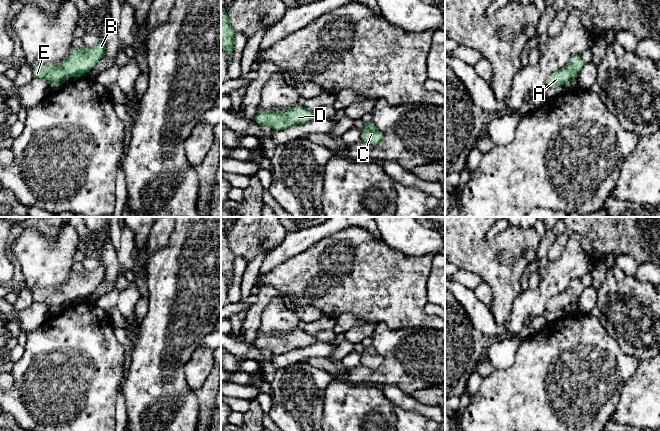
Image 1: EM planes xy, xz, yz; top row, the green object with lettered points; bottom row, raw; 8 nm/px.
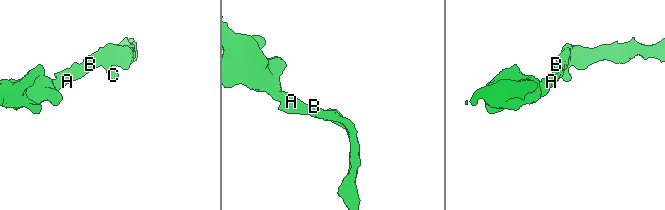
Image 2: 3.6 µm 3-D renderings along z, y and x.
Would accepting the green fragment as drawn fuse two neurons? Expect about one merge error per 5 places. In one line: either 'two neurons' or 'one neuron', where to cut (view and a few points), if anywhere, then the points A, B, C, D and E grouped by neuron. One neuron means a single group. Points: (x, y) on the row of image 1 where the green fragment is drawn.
one neuron | no cut | A B C D E

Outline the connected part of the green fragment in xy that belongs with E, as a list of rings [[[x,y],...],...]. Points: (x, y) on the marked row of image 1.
[[[103,38],[92,48],[72,47],[69,57],[58,64],[32,66],[33,77],[45,80],[48,85],[62,82],[67,77],[81,77],[103,57],[106,43]]]

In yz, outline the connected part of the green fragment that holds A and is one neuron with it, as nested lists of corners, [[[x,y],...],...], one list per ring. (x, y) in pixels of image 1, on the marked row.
[[[574,55],[568,64],[563,68],[553,72],[546,80],[546,87],[565,86],[572,81],[573,76],[579,73],[584,66],[581,55]]]

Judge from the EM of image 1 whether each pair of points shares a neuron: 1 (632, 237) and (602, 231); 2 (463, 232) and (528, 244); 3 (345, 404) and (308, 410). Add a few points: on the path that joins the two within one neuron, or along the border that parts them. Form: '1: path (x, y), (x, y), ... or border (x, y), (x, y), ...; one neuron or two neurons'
1: path (625, 231), (609, 231); one neuron
2: path (479, 247), (512, 247); one neuron
3: border (329, 385), (325, 391), (321, 420); two neurons

